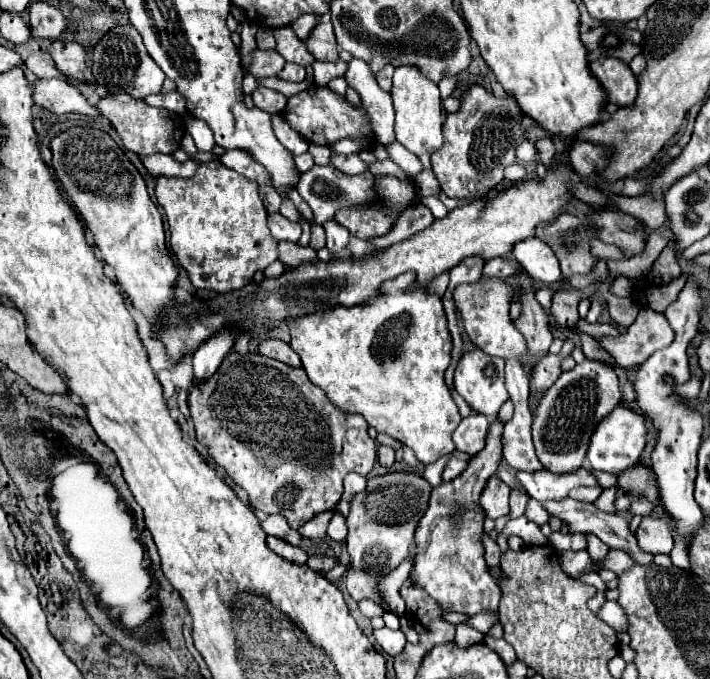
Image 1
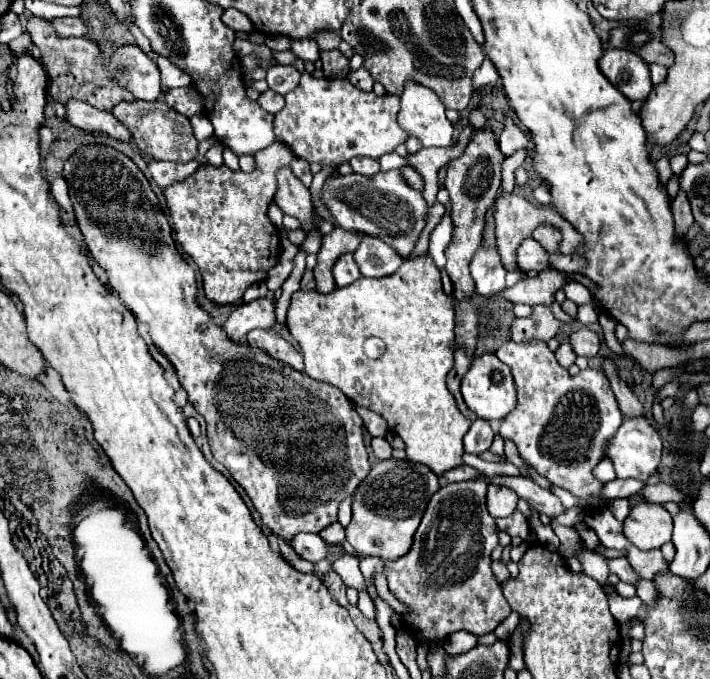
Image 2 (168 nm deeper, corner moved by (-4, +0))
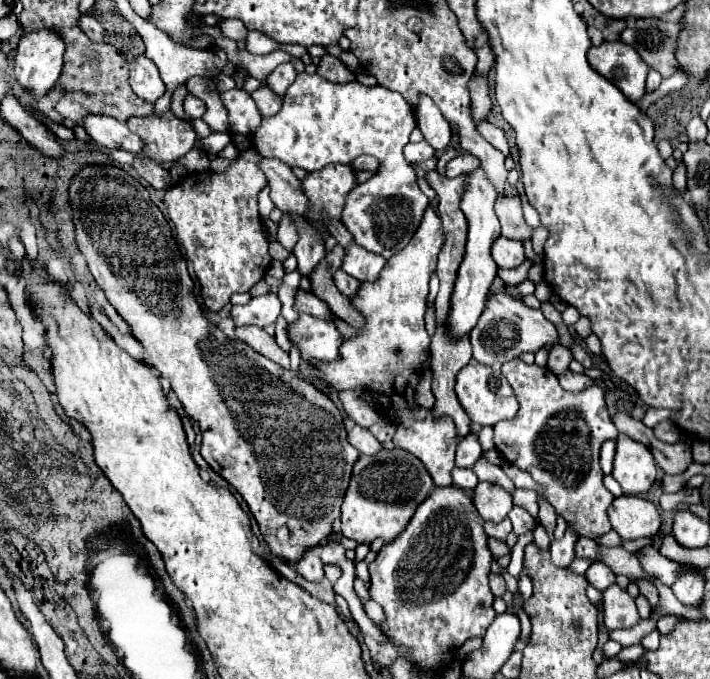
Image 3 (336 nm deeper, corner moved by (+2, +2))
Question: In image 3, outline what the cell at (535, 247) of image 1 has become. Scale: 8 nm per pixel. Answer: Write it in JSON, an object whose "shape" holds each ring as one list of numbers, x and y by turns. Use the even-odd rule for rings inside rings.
{"shape":[[498,237,492,245,492,257,496,261,498,267,518,267,524,263,524,249,522,249,522,243,520,241,510,241,506,237]]}

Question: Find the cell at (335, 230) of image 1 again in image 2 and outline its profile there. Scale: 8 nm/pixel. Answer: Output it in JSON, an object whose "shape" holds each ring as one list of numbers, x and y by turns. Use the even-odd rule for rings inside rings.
{"shape":[[352,253,340,255,336,259,336,265,332,267,332,273,334,273,334,279,336,279,338,287,346,287,360,277,360,271,358,271,358,265,356,265]]}

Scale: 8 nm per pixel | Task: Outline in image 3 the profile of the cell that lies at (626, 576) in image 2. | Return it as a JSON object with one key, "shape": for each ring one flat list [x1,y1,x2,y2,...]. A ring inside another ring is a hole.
{"shape":[[642,579,642,581,638,581,638,585,640,585,640,593,648,599,648,603,650,603,650,607,652,609,656,609,660,603,660,595,658,595,658,589,650,583,650,581,646,581,646,579]]}

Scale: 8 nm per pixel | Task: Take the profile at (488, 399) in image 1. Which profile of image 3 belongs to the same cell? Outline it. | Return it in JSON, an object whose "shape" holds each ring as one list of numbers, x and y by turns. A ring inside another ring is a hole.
{"shape":[[474,359,458,373,458,377,456,377,456,395,458,395,460,405,464,407,464,411,472,419,472,423,480,425,480,427,484,427,484,425,492,427,498,421,512,419,518,411,516,395,510,389,506,377,498,369,488,367,488,365,480,365]]}

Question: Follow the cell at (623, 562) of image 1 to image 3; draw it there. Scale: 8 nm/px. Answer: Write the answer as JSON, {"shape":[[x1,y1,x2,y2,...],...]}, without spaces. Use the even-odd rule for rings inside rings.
{"shape":[[644,547,642,555,640,555,640,563,650,575,658,577,664,585,668,585,668,587,674,585,674,575,678,575,678,563,676,561,666,559,654,547]]}

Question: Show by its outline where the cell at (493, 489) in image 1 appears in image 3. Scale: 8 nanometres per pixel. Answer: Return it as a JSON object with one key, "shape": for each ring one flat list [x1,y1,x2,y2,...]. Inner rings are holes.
{"shape":[[478,483,474,489,472,503,486,521,494,521,494,523,502,521,514,507,512,495,494,483]]}

